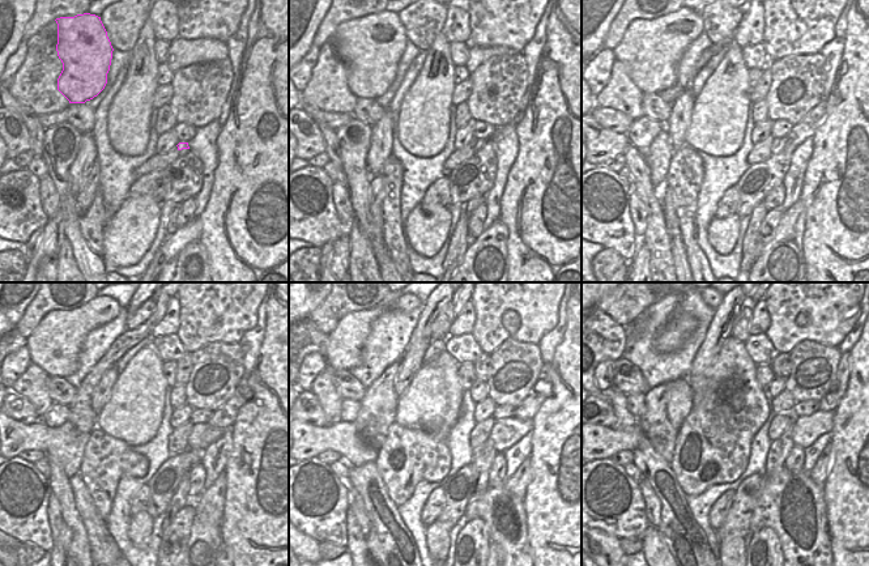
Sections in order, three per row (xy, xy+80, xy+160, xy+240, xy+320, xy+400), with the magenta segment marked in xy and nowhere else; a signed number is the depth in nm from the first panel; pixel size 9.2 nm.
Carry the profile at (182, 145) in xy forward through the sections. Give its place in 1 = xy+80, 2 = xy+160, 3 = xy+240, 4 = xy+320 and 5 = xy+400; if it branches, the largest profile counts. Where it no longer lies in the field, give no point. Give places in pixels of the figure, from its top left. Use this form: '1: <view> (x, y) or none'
1: xy+80 (480, 143)
2: xy+160 (776, 141)
3: xy+240 (203, 435)
4: xy+320 (505, 433)
5: xy+400 (805, 430)

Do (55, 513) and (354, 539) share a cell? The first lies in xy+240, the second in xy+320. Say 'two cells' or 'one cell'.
one cell

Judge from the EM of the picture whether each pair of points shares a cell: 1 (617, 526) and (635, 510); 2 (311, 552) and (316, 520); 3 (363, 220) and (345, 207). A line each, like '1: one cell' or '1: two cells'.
1: one cell
2: two cells
3: two cells

